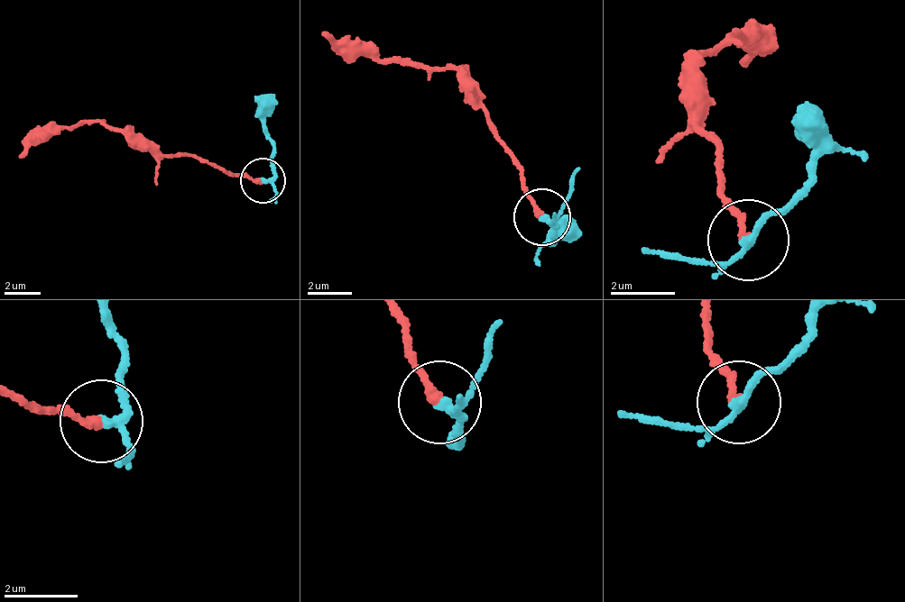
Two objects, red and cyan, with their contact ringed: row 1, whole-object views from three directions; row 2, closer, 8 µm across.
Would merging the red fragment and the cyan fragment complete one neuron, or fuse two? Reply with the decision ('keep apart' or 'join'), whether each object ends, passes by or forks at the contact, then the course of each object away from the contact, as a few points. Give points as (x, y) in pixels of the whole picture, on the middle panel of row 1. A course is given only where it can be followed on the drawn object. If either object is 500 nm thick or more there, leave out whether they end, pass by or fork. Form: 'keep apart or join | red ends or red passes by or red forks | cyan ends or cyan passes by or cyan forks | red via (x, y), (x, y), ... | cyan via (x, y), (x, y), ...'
join | red ends | cyan passes by | red via (544, 218), (483, 114), (466, 104), (455, 72), (402, 61), (373, 60), (319, 33) | cyan via (544, 218), (557, 230), (550, 241), (564, 230), (578, 239)

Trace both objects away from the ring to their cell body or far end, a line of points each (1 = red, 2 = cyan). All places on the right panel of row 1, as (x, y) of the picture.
1: (749, 239), (702, 132), (710, 114), (701, 60), (743, 29), (761, 33), (745, 65)
2: (749, 239), (810, 178), (814, 123), (820, 114)

